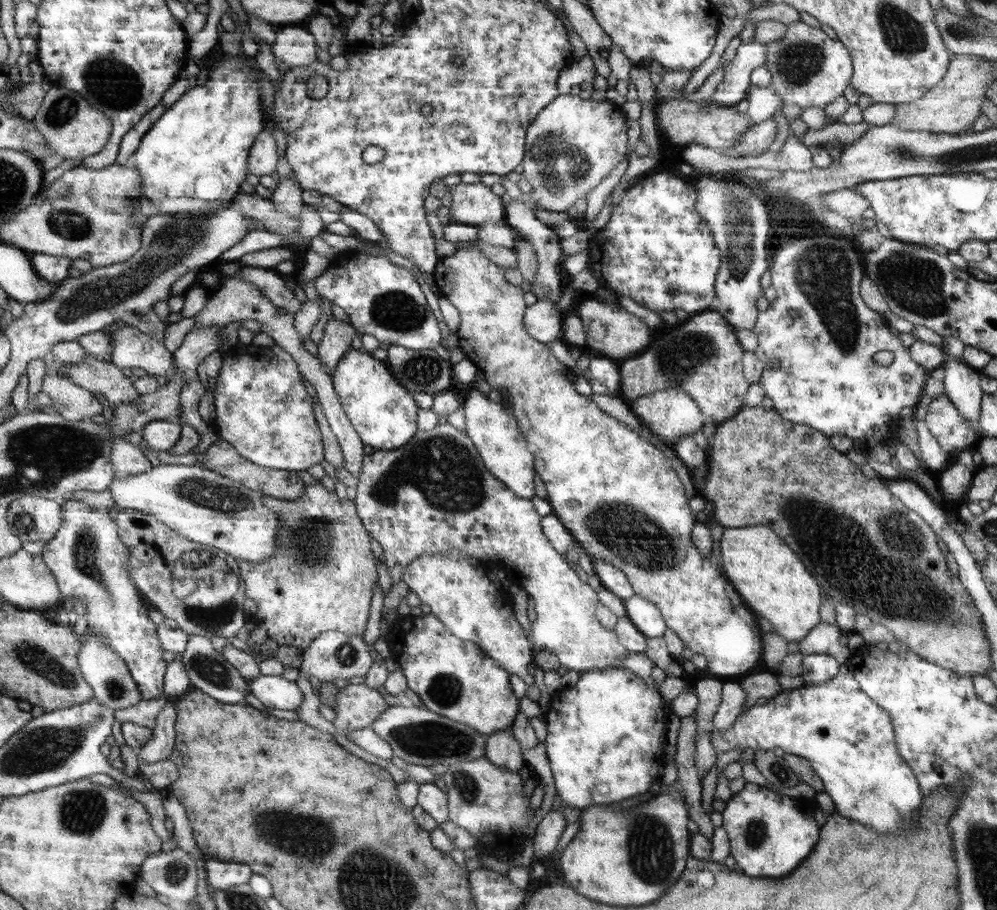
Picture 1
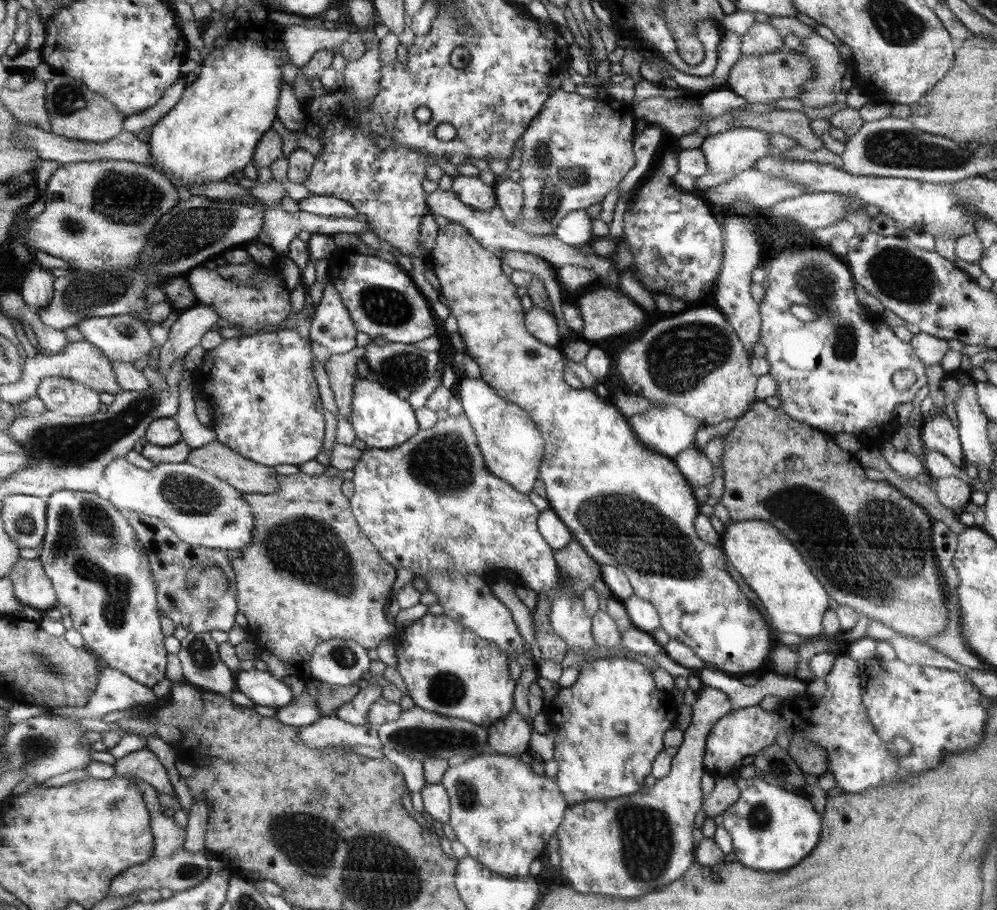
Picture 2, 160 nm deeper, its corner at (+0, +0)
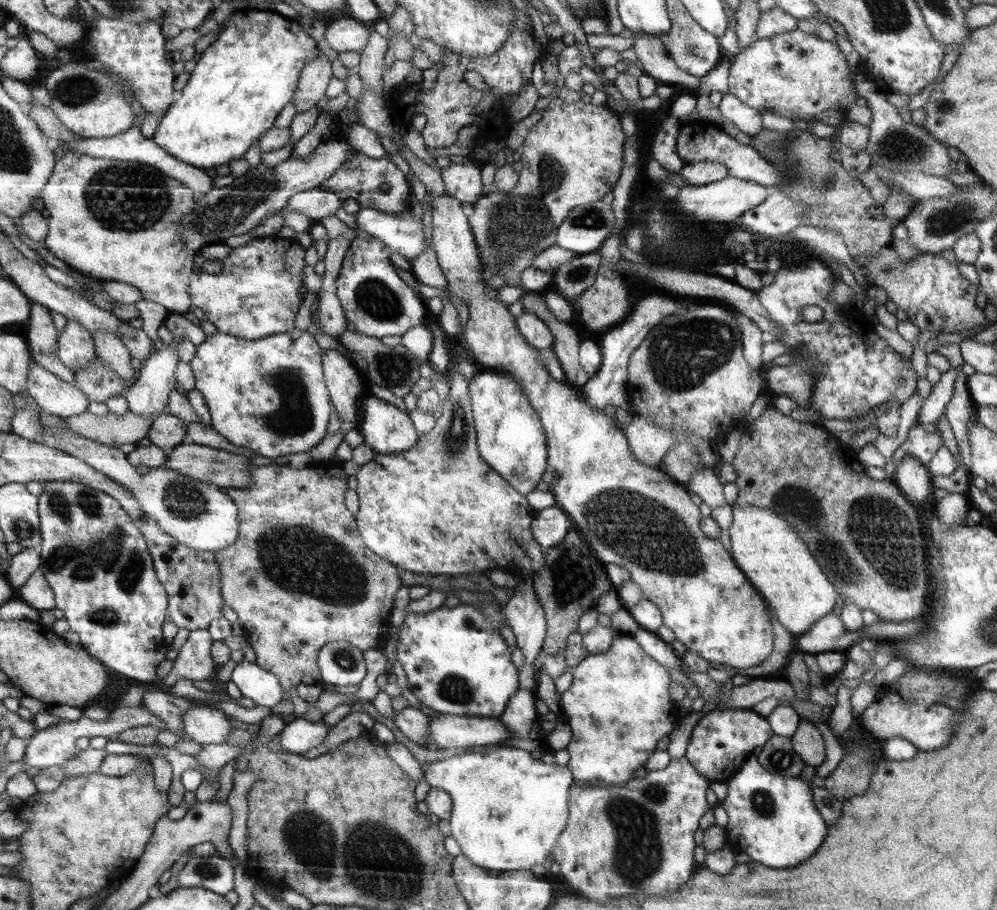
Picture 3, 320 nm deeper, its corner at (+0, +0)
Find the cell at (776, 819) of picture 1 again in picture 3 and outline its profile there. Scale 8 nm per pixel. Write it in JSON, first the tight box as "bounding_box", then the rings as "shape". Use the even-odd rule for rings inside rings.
{"bounding_box":[720,754,828,869],"shape":[[[750,754],[727,785],[727,796],[720,805],[729,818],[725,826],[729,848],[746,852],[768,868],[789,869],[808,861],[823,846],[828,824],[814,804],[811,783],[801,777],[772,774]]]}

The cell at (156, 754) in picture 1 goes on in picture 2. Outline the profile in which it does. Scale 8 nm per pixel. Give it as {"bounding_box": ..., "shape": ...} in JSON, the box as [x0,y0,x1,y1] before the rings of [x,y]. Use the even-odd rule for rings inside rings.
{"bounding_box":[113,748,176,797],"shape":[[[147,748],[131,752],[124,758],[116,759],[113,764],[119,777],[137,776],[144,782],[151,784],[159,792],[176,797],[174,789],[169,781],[167,770],[161,765],[156,754]]]}

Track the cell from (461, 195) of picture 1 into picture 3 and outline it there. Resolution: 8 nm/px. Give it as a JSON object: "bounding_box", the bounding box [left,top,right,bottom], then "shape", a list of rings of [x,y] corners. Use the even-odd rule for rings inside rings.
{"bounding_box":[441,159,482,204],"shape":[[[474,159],[441,170],[445,192],[461,202],[474,204],[482,195],[482,166]]]}

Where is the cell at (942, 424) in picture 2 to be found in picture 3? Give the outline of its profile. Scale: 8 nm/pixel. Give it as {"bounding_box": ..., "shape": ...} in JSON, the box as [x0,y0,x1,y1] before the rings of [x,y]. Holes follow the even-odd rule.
{"bounding_box":[894,419,944,467],"shape":[[[914,419],[908,431],[908,438],[906,438],[904,444],[899,446],[898,450],[896,449],[894,460],[898,462],[906,456],[914,456],[920,460],[924,467],[927,467],[928,463],[936,455],[937,450],[942,446],[944,446],[944,442],[940,431],[928,433],[919,421]]]}

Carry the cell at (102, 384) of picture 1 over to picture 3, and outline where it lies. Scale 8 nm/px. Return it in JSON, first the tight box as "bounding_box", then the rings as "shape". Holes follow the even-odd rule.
{"bounding_box":[57,319,98,373],"shape":[[[68,319],[58,339],[57,355],[66,368],[77,373],[98,358],[93,335],[77,320]]]}

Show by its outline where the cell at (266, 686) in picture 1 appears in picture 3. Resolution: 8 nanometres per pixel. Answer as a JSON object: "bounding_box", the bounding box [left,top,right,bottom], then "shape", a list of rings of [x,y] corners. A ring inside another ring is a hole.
{"bounding_box":[230,659,284,709],"shape":[[[247,659],[236,663],[230,680],[238,686],[243,696],[251,698],[257,705],[268,706],[270,709],[284,696],[278,677]]]}

